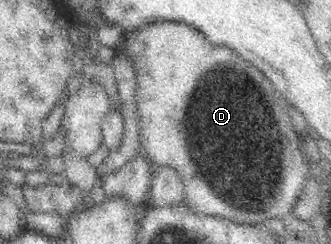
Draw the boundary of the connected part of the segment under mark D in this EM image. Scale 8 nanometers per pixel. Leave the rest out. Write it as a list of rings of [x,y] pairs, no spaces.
[[[153,20],[147,22],[139,28],[123,28],[123,32],[114,50],[125,53],[127,61],[131,63],[135,71],[135,108],[139,118],[139,143],[141,154],[148,160],[153,170],[160,168],[171,168],[182,179],[184,185],[183,203],[189,207],[189,212],[197,216],[215,216],[223,220],[231,220],[237,224],[265,224],[270,218],[279,219],[285,222],[287,217],[295,217],[292,214],[296,202],[303,196],[305,186],[307,186],[309,176],[313,175],[313,167],[303,160],[299,151],[300,136],[294,132],[287,112],[287,104],[281,100],[281,96],[269,86],[269,80],[263,78],[261,72],[251,68],[247,62],[243,62],[239,56],[235,56],[229,48],[225,46],[211,46],[201,32],[193,30],[191,26],[185,26],[181,22],[167,20]]]

